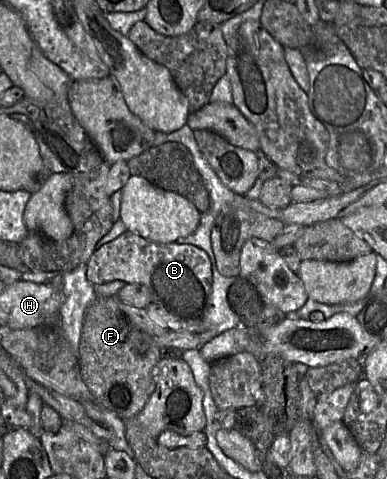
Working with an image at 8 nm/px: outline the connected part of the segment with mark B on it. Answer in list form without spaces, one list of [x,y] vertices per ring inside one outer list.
[[[126,231],[114,240],[110,241],[107,244],[104,244],[102,247],[95,250],[91,258],[87,263],[87,272],[86,277],[88,281],[90,281],[93,285],[103,284],[107,282],[112,282],[115,280],[121,280],[126,282],[127,284],[143,284],[150,290],[152,296],[152,302],[158,303],[162,305],[168,312],[174,315],[177,318],[180,318],[187,323],[201,323],[206,315],[208,299],[211,293],[212,281],[213,281],[213,273],[212,273],[212,265],[210,258],[206,251],[203,249],[189,244],[176,244],[174,242],[170,243],[157,243],[143,238],[142,236],[133,233],[131,231]]]

